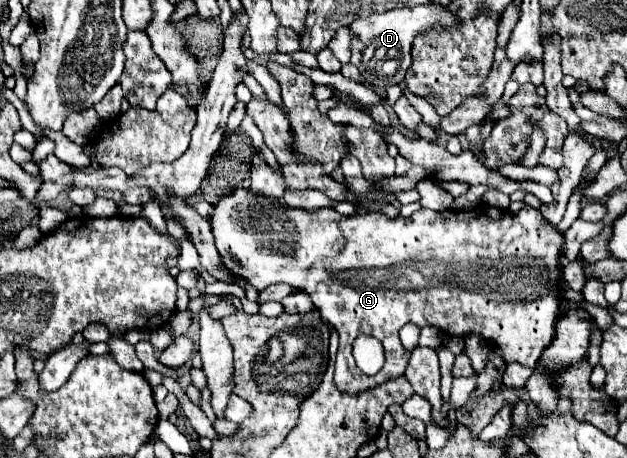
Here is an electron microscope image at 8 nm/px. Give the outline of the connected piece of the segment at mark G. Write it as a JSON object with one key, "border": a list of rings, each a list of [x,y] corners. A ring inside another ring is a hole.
{"border":[[[235,189],[213,205],[209,223],[219,257],[231,275],[249,281],[257,291],[273,283],[287,283],[313,299],[321,317],[339,333],[335,383],[343,393],[365,391],[405,373],[411,355],[399,341],[399,329],[405,323],[415,323],[419,327],[433,325],[457,337],[479,333],[483,339],[501,347],[507,363],[519,361],[531,369],[535,369],[535,363],[555,335],[561,307],[557,291],[561,281],[559,253],[563,237],[533,207],[523,207],[517,215],[489,205],[439,213],[419,209],[409,219],[397,217],[391,221],[379,211],[343,217],[331,207],[321,211],[293,209],[287,207],[283,199],[269,199],[253,195],[249,189]],[[361,333],[373,335],[383,343],[385,365],[377,377],[365,375],[355,365],[351,343]]]}

